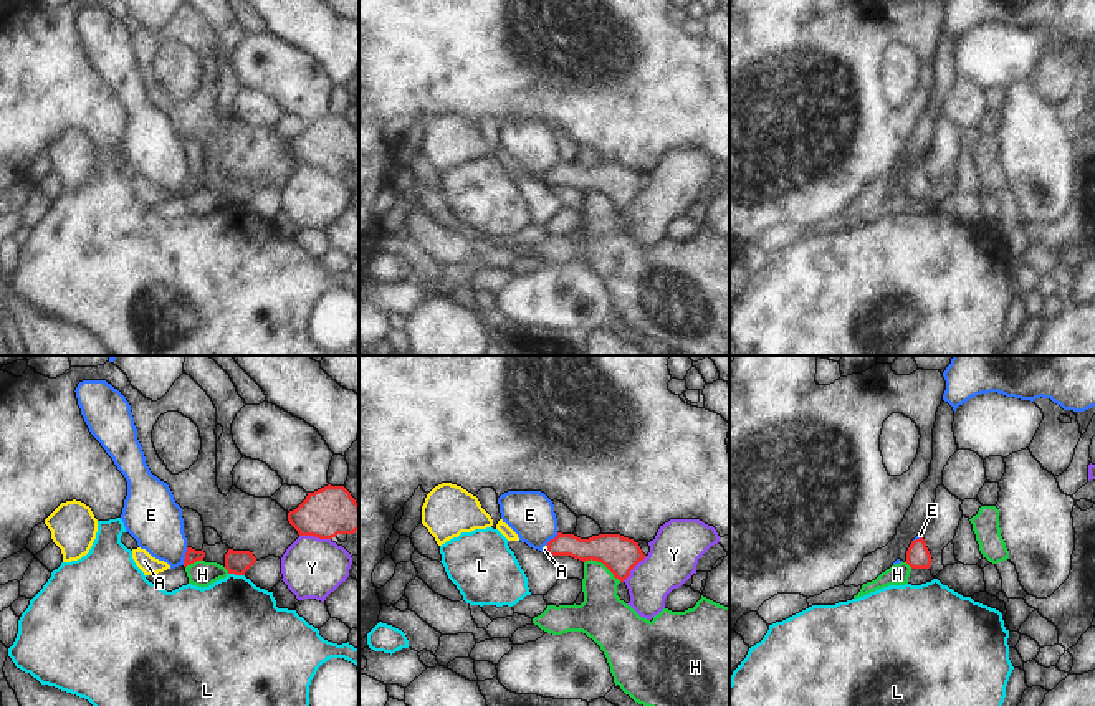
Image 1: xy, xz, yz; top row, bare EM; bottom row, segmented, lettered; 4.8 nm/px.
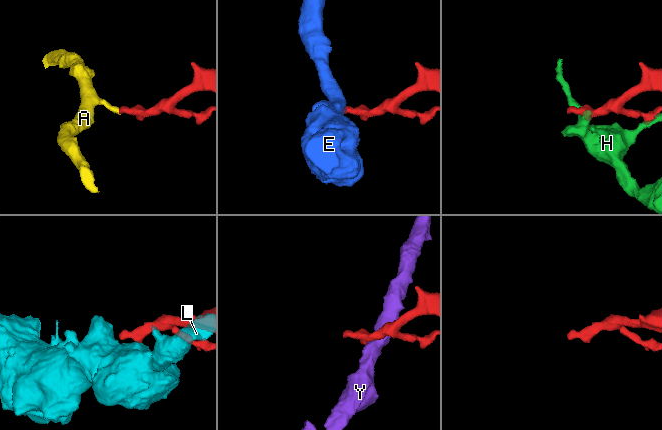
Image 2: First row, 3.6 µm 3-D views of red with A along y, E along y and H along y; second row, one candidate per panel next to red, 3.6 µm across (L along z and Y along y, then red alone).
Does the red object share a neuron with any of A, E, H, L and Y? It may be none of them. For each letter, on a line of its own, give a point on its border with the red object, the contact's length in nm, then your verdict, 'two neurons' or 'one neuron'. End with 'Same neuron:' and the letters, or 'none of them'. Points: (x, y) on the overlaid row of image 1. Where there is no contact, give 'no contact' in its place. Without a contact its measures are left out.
A: xz (548, 549) | 40 nm | one neuron
E: xy (186, 556) | 90 nm | two neurons
H: xz (602, 562) | 200 nm | two neurons
L: xy (237, 574) | 80 nm | two neurons
Y: xy (315, 536) | 150 nm | two neurons
Same neuron: A

